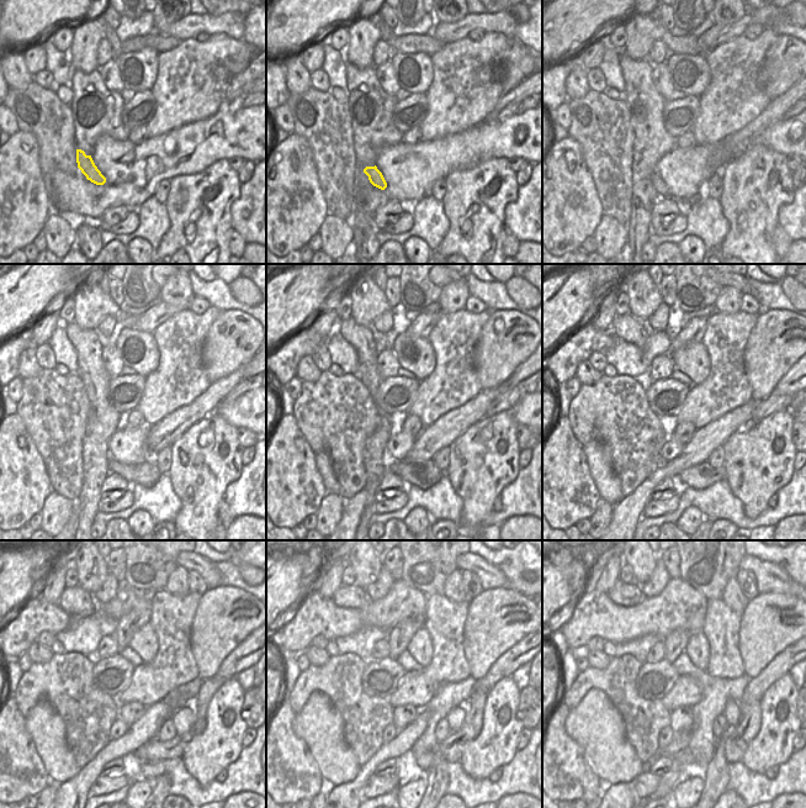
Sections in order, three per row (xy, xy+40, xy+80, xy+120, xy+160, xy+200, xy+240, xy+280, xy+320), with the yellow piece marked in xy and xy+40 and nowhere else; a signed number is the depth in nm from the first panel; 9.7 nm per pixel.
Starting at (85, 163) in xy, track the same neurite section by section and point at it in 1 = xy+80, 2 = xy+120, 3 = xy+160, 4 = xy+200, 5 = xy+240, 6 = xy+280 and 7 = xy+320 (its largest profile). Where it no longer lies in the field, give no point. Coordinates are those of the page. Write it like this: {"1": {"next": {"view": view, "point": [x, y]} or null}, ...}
{"1": {"next": {"view": "xy+80", "point": [659, 185]}}, "2": {"next": {"view": "xy+120", "point": [147, 474]}}, "3": {"next": {"view": "xy+160", "point": [425, 474]}}, "4": {"next": {"view": "xy+200", "point": [700, 476]}}, "5": {"next": {"view": "xy+240", "point": [154, 750]}}, "6": {"next": {"view": "xy+280", "point": [451, 748]}}, "7": {"next": {"view": "xy+320", "point": [746, 730]}}}

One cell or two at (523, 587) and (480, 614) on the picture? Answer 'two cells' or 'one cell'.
two cells

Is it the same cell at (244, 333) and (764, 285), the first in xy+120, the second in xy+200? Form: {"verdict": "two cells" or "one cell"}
{"verdict": "two cells"}

